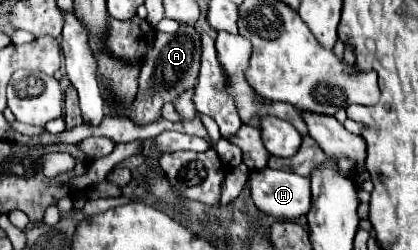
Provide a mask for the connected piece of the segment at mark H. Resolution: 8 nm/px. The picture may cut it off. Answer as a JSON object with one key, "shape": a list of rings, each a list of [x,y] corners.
{"shape":[[[259,169],[249,175],[251,199],[255,207],[271,217],[295,221],[301,215],[307,215],[311,207],[311,183],[307,177],[275,171],[275,169]]]}

